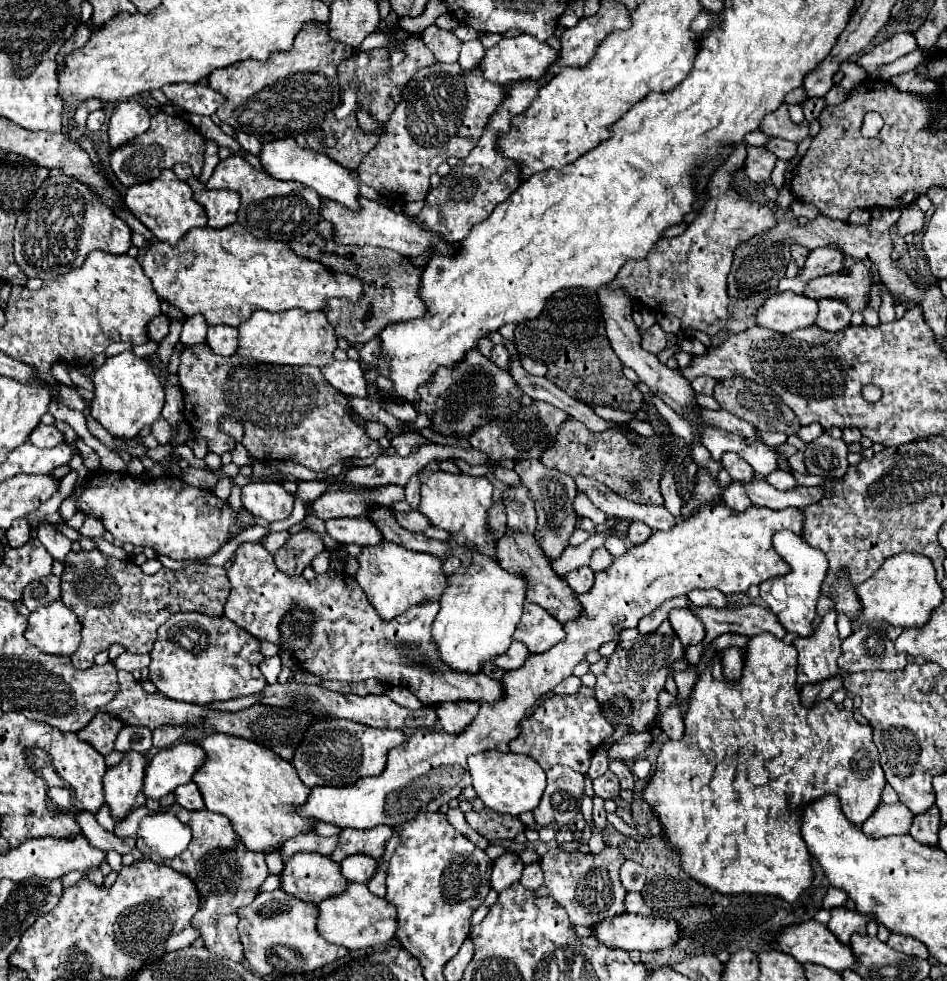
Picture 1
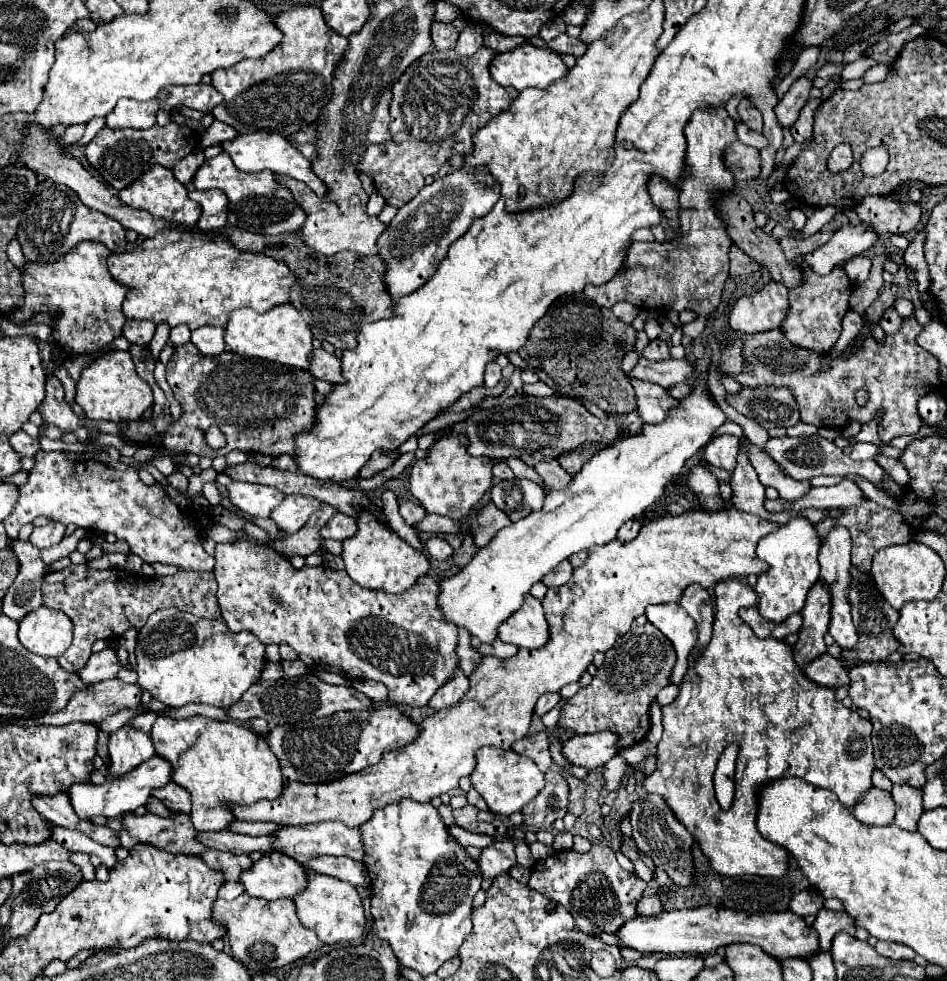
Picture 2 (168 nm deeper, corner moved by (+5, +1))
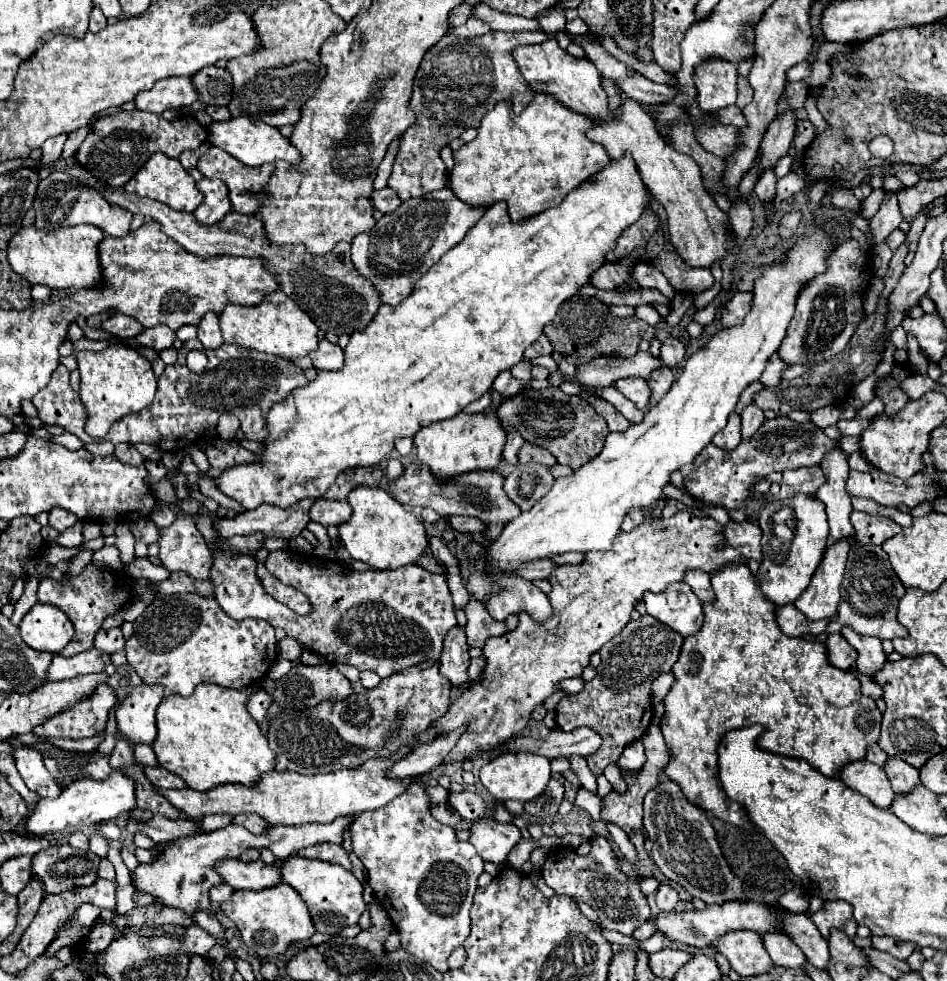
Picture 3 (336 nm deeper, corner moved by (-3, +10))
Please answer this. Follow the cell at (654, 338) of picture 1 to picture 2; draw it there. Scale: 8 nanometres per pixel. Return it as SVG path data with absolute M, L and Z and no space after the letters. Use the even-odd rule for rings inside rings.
M653 339L649 341L649 345L645 347L643 351L643 357L649 359L649 361L663 361L663 359L669 359L669 345L663 341L663 339Z

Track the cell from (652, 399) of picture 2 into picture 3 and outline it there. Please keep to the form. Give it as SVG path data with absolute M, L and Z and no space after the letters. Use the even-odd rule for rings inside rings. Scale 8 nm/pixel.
M621 378L613 384L625 398L635 402L641 410L649 406L649 386L643 378Z

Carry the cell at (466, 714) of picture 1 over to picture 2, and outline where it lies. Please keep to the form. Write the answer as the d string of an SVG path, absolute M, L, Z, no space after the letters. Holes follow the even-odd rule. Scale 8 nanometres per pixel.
M457 671L451 681L447 681L441 689L437 689L437 693L429 701L429 707L435 711L449 709L449 707L457 705L457 701L461 701L461 697L467 693L467 689L469 689L469 679L461 671Z

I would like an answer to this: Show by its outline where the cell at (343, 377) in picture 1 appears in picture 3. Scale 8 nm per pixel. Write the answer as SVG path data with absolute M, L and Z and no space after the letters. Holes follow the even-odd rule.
M321 340L319 348L309 354L317 370L341 370L343 368L343 350L329 340Z

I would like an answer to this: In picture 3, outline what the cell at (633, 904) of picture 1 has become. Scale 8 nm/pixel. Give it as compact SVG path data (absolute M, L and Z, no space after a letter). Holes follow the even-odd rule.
M661 884L655 896L657 896L657 906L659 906L661 910L665 910L665 912L675 910L675 906L677 906L677 902L679 902L677 892L675 892L671 886L667 886L667 884Z

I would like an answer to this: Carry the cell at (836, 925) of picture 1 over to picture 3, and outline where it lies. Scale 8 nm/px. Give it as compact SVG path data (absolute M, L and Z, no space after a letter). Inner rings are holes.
M825 902L823 908L819 912L811 914L813 924L817 926L817 930L821 932L823 938L829 936L831 928L837 928L841 932L845 932L849 938L855 936L857 930L857 922L853 920L853 908L847 902Z

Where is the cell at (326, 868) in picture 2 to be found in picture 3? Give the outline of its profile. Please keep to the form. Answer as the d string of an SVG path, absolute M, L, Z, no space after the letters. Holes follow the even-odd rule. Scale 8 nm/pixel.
M315 844L309 848L303 848L301 852L297 852L303 858L317 858L317 860L325 860L325 862L333 862L343 866L345 870L351 870L351 862L349 856L345 852L343 846L339 844Z

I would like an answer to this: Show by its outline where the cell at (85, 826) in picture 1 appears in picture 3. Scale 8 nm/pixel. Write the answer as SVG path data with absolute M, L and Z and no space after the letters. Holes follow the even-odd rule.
M11 736L9 744L13 746L13 758L15 758L15 766L23 778L23 782L27 784L27 788L35 794L49 796L49 798L57 798L61 794L57 782L51 778L51 774L47 772L47 768L43 766L43 758L41 752L37 748L31 748L23 742L17 740L17 736Z

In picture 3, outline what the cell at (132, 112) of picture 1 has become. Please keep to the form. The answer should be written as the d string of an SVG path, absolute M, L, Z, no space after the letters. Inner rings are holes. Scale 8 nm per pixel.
M191 76L159 80L151 90L139 92L135 104L139 110L155 114L163 114L171 108L187 108L197 100L197 92L191 80Z

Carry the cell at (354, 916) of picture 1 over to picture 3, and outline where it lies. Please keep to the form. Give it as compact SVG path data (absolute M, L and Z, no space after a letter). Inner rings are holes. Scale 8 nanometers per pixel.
M291 856L281 864L281 880L299 892L299 896L309 908L315 930L321 934L335 934L335 930L355 926L365 910L363 884L351 872L345 872L345 868L337 864Z

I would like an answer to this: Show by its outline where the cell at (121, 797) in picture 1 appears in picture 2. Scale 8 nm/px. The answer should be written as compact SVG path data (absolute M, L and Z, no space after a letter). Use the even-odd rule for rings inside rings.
M125 725L109 737L109 765L105 777L129 773L129 769L141 765L141 761L147 761L153 755L155 749L151 737Z

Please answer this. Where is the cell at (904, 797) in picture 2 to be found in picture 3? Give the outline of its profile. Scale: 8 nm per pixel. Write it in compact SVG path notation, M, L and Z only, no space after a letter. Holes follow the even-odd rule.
M889 756L883 770L891 782L891 788L897 794L907 794L911 788L915 788L919 784L919 770L897 758Z

